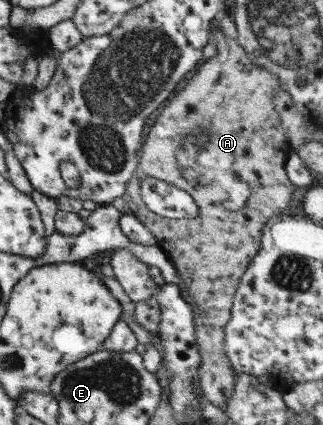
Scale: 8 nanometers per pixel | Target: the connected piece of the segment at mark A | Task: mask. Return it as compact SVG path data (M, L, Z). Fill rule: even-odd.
M216 17L210 26L210 39L215 42L216 56L199 65L176 96L172 95L162 107L160 115L146 132L144 143L138 151L136 169L128 180L124 193L109 204L121 215L138 218L150 230L157 241L155 245L171 259L186 293L201 311L194 318L194 337L200 355L197 371L199 388L213 406L223 407L230 400L236 376L223 349L224 325L230 319L231 302L240 276L257 253L262 226L267 219L288 207L294 186L284 172L287 154L292 151L292 147L287 142L280 116L271 100L271 93L279 88L278 78L266 68L258 67L247 55L225 59L224 46L230 39L219 31L219 27L215 27L214 21ZM145 177L165 181L188 193L198 207L198 215L192 219L168 219L151 212L139 192L140 180Z

